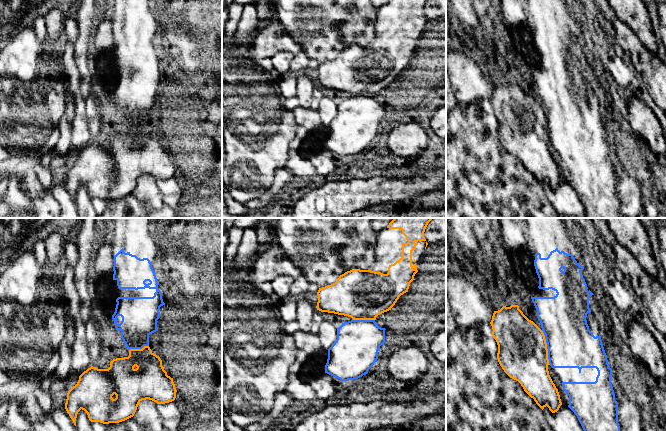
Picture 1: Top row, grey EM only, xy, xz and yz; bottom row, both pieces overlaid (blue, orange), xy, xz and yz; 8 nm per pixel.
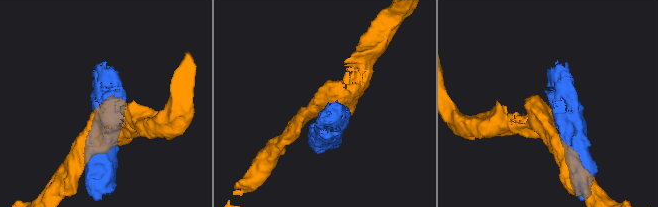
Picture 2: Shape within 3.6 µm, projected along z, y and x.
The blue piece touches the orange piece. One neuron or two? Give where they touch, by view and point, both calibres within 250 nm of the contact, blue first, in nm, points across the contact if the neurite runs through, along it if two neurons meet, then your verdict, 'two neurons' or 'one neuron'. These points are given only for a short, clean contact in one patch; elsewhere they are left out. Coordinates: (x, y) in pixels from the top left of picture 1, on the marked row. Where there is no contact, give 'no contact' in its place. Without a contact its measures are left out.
yz (547, 347) | 380/400 nm | along yz (541, 330), (544, 335), (547, 358), (550, 364) | two neurons

